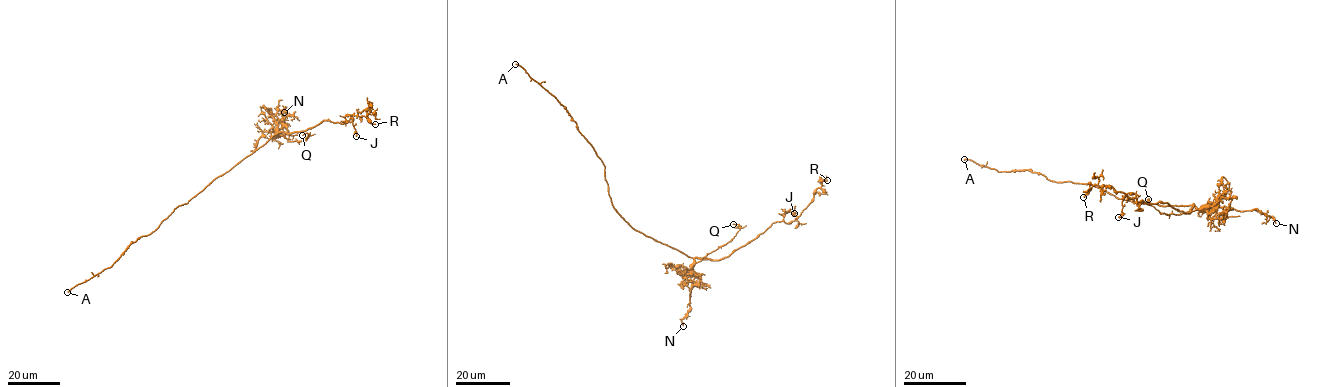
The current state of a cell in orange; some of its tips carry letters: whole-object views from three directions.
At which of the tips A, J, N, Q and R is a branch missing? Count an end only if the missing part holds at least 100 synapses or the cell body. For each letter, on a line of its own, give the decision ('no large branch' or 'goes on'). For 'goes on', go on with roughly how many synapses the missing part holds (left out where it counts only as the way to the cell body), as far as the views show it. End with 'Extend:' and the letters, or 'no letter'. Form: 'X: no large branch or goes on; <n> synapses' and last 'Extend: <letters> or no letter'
A: goes on
J: no large branch
N: no large branch
Q: no large branch
R: no large branch
Extend: A

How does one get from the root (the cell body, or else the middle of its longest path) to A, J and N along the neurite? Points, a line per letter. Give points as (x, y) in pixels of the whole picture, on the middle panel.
A: (642, 233), (633, 228), (614, 207), (604, 165), (578, 131), (565, 107), (515, 64)
J: (642, 233), (692, 257), (719, 260), (756, 238), (773, 223), (781, 221), (790, 209), (793, 209), (794, 213)
N: (642, 233), (693, 259), (694, 286), (690, 290), (689, 311), (681, 320), (683, 326)

